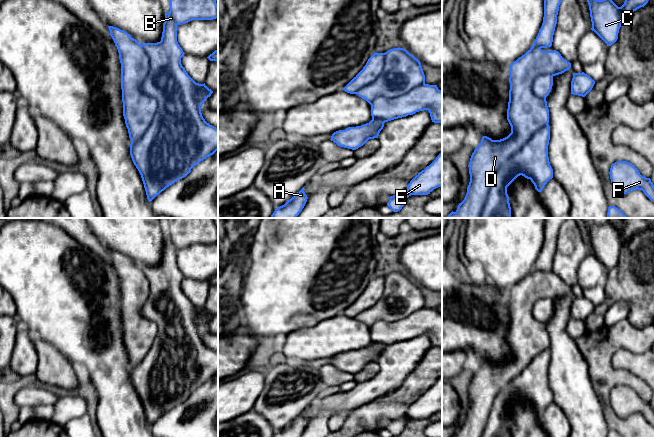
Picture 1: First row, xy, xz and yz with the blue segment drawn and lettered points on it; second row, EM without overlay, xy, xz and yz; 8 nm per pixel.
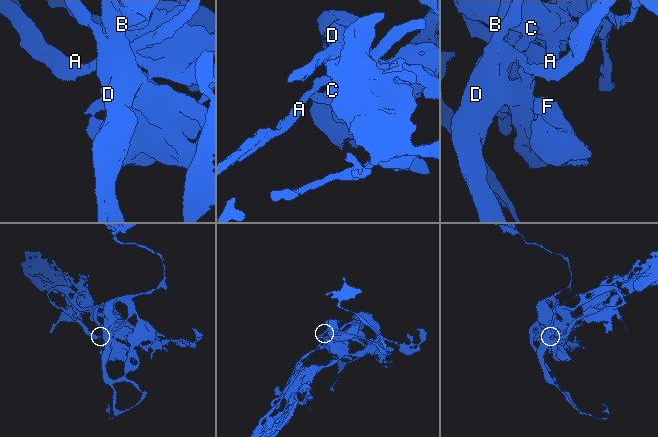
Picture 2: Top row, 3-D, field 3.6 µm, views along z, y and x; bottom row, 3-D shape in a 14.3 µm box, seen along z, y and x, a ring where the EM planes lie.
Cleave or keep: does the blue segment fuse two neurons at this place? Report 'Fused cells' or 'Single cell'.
Single cell

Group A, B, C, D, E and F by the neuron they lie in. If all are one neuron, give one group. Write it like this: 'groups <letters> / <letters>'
groups A B C D E F

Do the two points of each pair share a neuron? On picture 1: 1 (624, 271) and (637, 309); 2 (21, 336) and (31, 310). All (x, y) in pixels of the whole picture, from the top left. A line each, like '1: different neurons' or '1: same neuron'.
1: same neuron
2: different neurons

